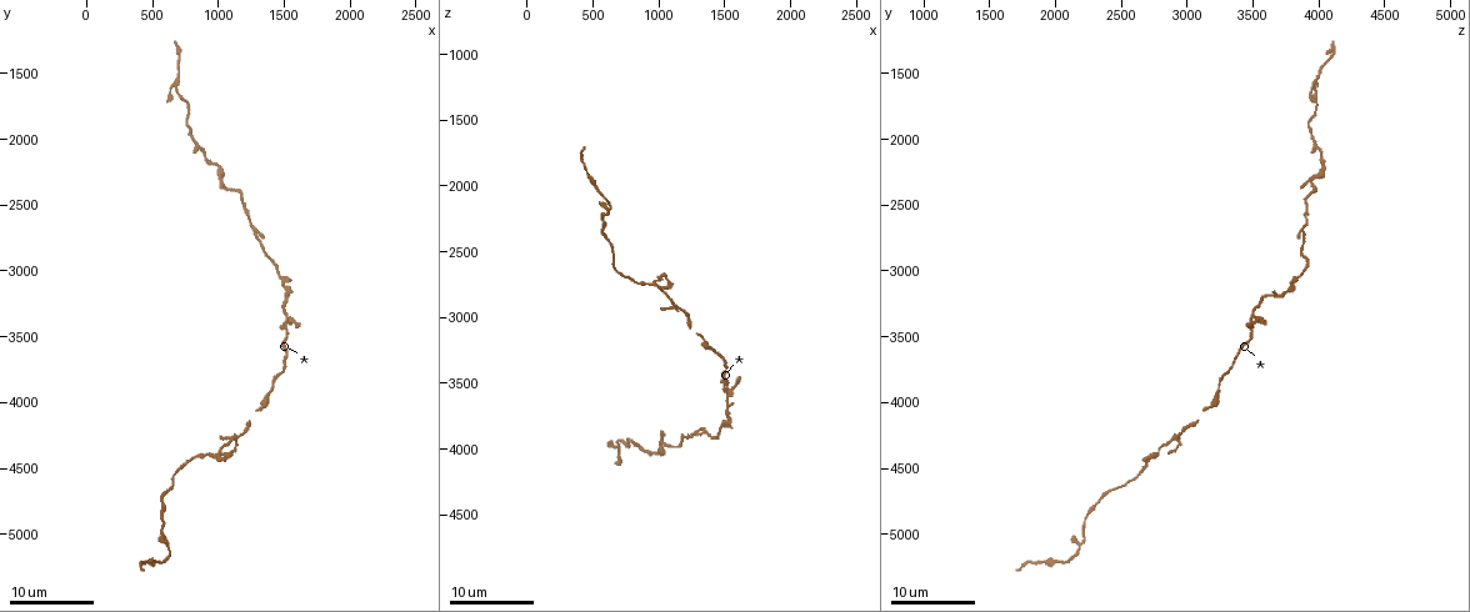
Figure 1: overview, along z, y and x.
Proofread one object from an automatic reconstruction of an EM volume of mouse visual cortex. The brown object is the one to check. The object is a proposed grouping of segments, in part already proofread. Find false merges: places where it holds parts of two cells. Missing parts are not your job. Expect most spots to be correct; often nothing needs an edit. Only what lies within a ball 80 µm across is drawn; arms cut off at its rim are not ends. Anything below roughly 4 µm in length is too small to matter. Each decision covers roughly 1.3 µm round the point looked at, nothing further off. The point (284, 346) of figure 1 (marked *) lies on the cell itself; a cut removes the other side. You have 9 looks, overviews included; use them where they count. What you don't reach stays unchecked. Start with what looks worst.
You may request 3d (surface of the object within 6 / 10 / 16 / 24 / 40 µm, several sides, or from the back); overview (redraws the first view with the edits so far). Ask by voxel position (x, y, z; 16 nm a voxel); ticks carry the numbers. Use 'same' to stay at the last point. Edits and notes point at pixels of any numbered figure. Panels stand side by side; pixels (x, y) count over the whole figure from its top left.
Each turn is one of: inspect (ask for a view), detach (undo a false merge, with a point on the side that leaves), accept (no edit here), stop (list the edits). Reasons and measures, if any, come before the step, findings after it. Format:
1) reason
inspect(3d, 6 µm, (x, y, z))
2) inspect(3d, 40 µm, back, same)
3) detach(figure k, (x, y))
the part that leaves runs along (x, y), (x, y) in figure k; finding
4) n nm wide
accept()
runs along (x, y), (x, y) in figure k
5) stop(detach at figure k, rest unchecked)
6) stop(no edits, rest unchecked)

three-way junction
inspect(3d, 16 µm, (1040, 2360, 3940))

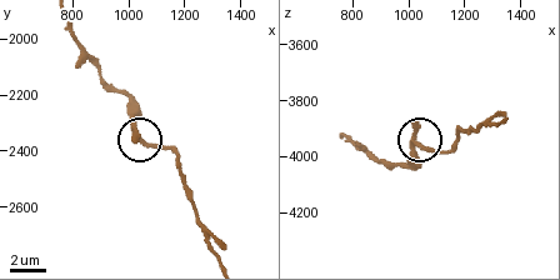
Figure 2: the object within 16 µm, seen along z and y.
closer look
inspect(3d, 6 µm, same)

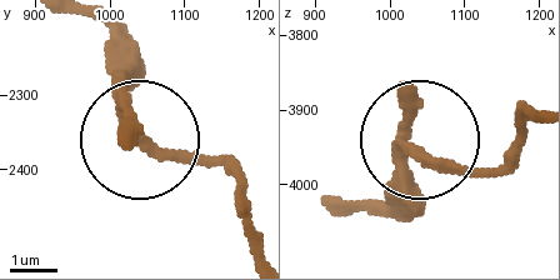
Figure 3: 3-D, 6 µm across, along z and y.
210 nm wide
accept()
runs along (539, 110), (479, 169), (415, 145), (408, 213) in figure 3; one cell here

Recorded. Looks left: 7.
thin neck
inspect(3d, 24 µm, (680, 1620, 3940))

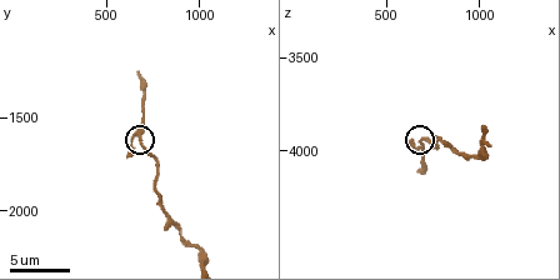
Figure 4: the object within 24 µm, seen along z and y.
inspect(3d, 6 µm, (680, 1620, 3960))

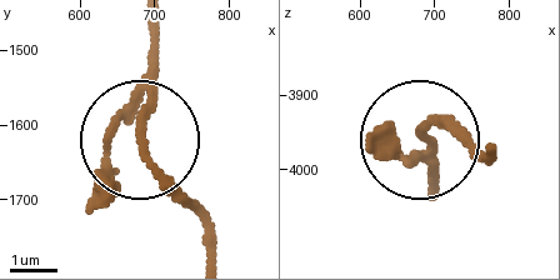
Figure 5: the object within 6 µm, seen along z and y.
accept()
runs along (205, 258), (201, 221), (134, 126), (158, 30) in figure 5; one cell here

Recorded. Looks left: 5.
inspect(3d, 16 µm, (1500, 3360, 3520))

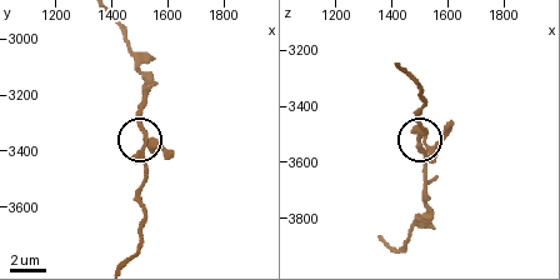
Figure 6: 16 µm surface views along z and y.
inspect(3d, 6 µm, same)

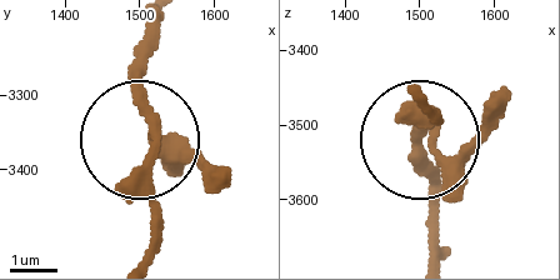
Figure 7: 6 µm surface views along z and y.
inspect(3d, 6 µm, back, same)

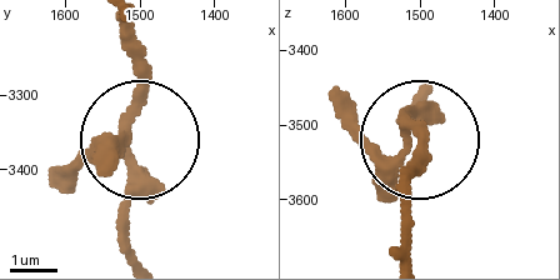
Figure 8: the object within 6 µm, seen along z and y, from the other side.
accept()
runs along (413, 100), (393, 156), (336, 116) in figure 8; all the same cell

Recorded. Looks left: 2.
inspect(3d, 24 µm, (1040, 4340, 2780))

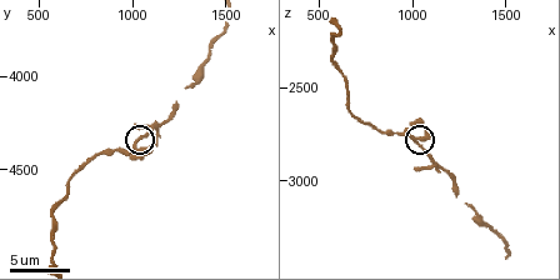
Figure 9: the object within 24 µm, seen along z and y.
inspect(3d, 10 µm, (1040, 4360, 2800))

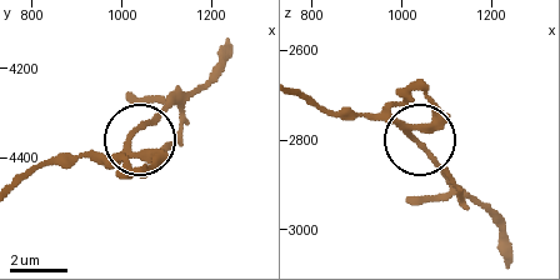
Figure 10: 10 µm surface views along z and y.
accept()
one cell here

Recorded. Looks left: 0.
stop(no edits, rest unchecked)

